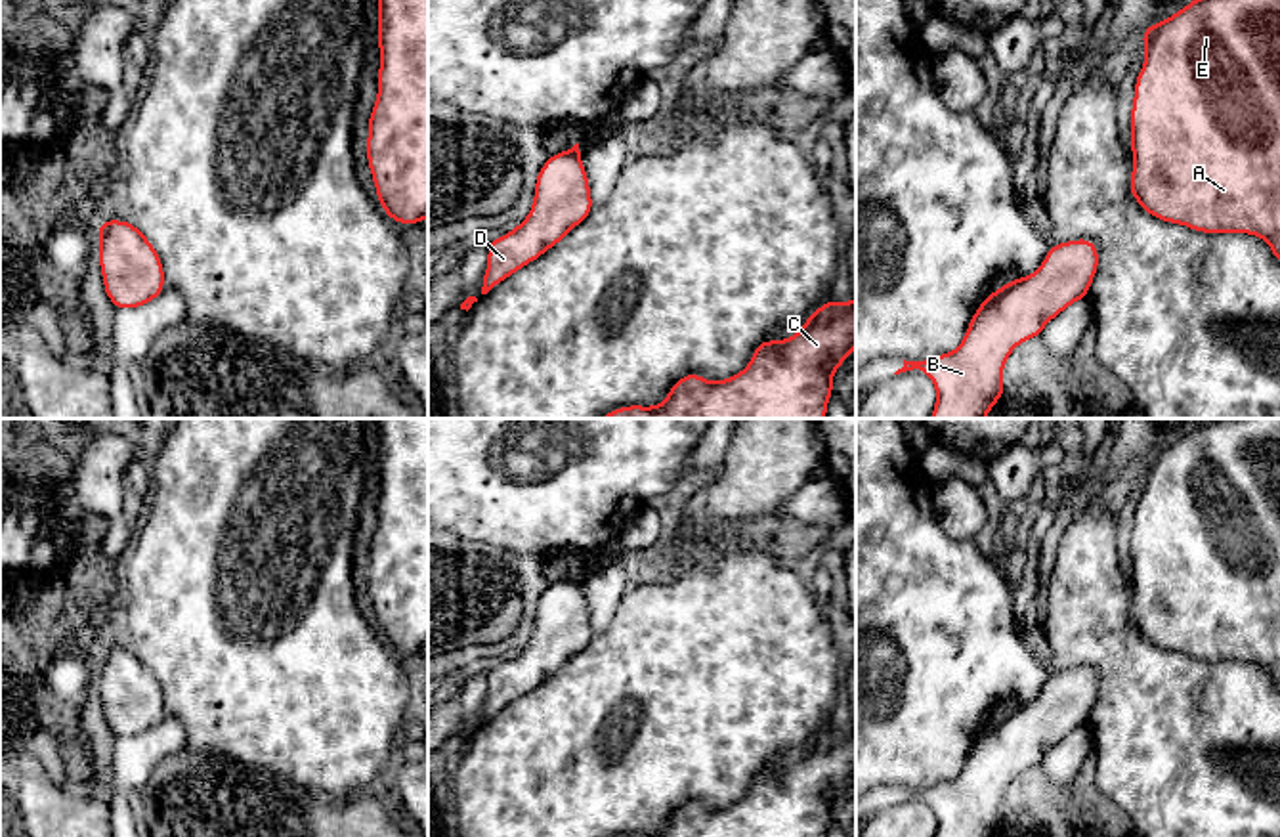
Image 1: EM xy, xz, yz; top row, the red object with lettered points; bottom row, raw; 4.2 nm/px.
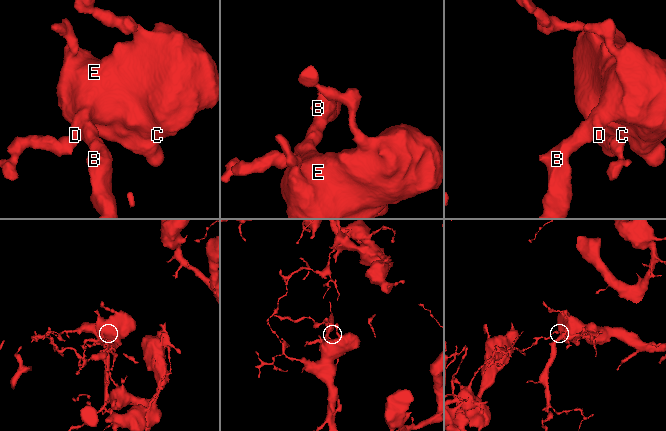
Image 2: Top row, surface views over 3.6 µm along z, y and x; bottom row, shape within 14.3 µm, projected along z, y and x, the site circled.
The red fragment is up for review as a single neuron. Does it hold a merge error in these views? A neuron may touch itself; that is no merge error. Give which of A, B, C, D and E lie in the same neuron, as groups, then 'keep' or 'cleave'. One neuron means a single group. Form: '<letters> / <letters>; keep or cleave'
A C D E / B; cleave

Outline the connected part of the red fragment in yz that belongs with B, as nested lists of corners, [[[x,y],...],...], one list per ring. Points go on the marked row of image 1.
[[[1091,239],[1051,245],[1043,268],[1049,273],[1049,308],[1039,302],[1003,302],[990,292],[976,308],[957,350],[930,359],[906,361],[894,375],[923,371],[936,388],[930,418],[986,418],[1003,397],[1003,367],[1024,340],[1037,338],[1068,306],[1087,298],[1099,269],[1099,247]]]

